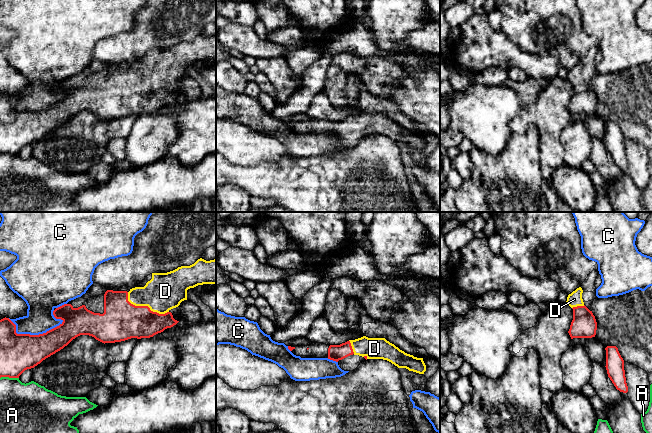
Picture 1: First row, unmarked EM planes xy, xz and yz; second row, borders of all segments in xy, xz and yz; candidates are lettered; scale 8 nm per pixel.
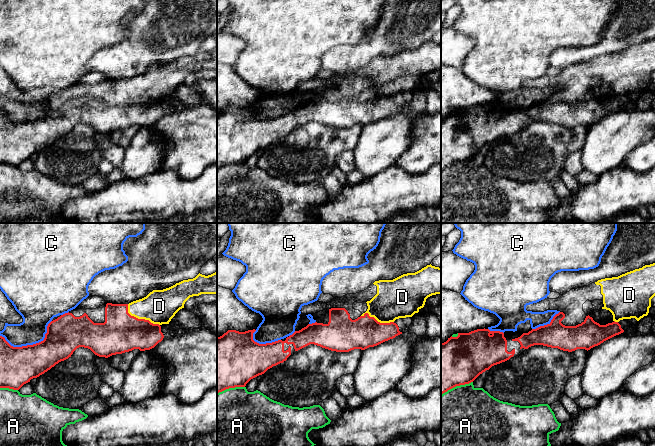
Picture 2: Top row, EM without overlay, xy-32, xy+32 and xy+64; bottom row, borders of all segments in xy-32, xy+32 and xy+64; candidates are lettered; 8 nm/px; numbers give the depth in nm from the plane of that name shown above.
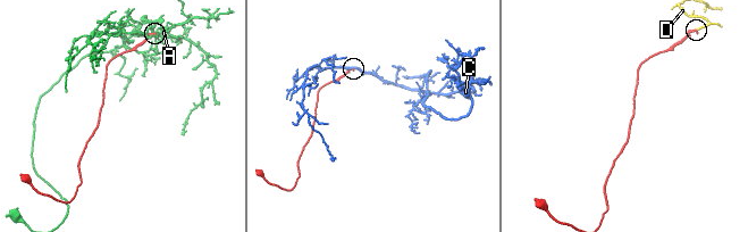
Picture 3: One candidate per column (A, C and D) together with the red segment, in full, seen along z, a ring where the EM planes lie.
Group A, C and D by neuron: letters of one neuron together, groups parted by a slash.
A / C / D

